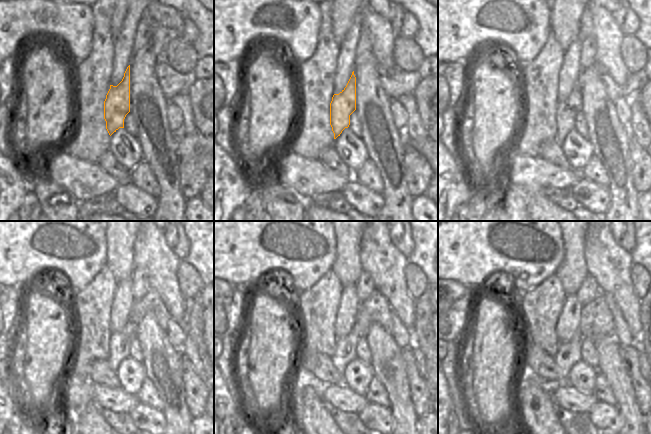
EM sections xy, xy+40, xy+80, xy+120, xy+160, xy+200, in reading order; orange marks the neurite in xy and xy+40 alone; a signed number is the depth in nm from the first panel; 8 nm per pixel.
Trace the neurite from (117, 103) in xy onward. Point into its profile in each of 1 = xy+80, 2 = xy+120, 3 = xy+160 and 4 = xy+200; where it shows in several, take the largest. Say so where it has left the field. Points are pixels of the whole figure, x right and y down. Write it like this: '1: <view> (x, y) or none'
1: xy+80 (566, 110)
2: xy+120 (120, 341)
3: xy+160 (345, 352)
4: xy+200 (568, 354)

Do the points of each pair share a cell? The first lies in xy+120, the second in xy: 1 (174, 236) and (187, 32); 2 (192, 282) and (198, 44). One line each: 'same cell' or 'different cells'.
1: same cell
2: different cells

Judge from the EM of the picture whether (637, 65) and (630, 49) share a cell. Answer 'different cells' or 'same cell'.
same cell

